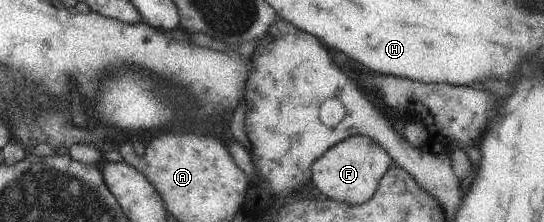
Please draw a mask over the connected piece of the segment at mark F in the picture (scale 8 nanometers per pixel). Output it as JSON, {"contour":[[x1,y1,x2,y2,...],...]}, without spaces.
{"contour":[[354,135,330,147,311,166,314,188,328,200,344,204,362,204,377,191,382,175,392,166,393,159,381,145,368,136]]}

